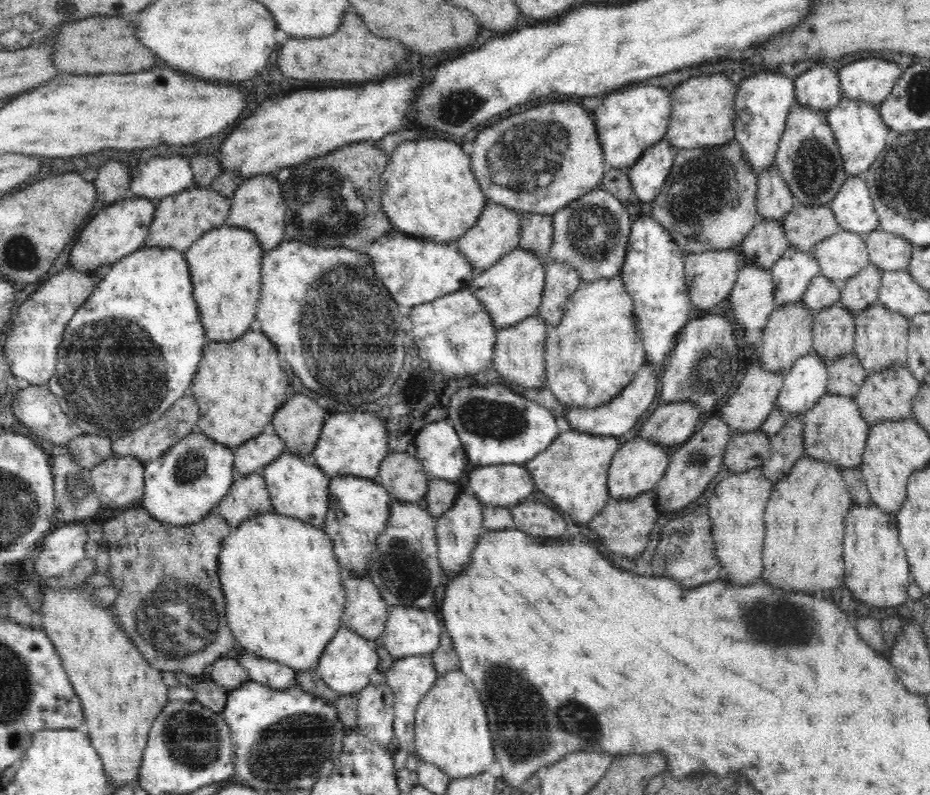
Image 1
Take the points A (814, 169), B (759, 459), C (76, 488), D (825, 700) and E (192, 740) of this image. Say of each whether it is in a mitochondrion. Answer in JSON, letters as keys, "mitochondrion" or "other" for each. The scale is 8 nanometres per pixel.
{"A":"mitochondrion","B":"other","C":"mitochondrion","D":"other","E":"mitochondrion"}

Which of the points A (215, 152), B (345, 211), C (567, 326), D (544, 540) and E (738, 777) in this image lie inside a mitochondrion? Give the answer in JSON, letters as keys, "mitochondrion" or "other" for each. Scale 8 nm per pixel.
{"A":"other","B":"mitochondrion","C":"other","D":"other","E":"other"}

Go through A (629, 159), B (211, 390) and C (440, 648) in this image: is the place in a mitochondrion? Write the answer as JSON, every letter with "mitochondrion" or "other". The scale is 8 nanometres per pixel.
{"A":"other","B":"other","C":"other"}

